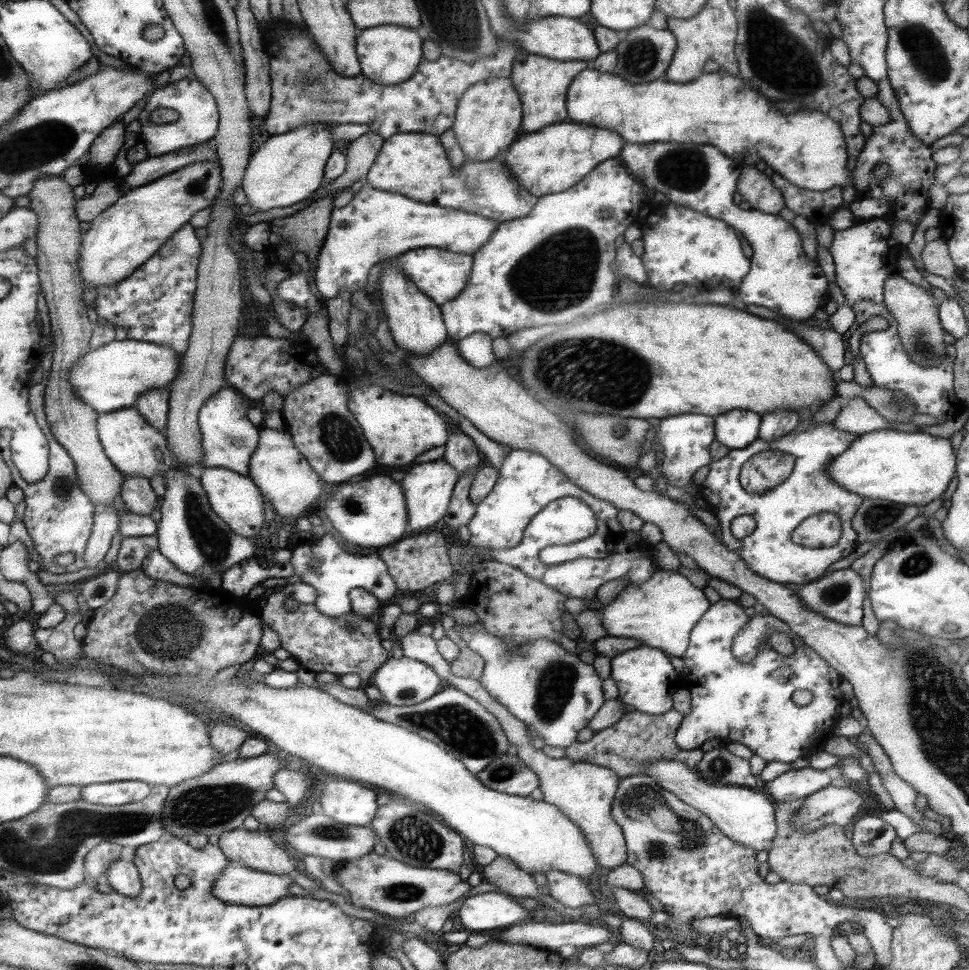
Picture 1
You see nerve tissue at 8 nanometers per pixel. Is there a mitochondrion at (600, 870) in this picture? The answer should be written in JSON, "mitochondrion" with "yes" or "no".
{"mitochondrion":"no"}

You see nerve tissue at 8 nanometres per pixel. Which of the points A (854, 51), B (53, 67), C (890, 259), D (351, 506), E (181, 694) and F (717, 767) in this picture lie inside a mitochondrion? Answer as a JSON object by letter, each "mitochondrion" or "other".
{"A":"other","B":"other","C":"other","D":"mitochondrion","E":"other","F":"mitochondrion"}

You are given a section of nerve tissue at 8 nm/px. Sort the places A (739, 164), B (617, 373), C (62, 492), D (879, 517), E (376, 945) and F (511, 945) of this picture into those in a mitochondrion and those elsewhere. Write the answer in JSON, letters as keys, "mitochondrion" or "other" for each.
{"A":"other","B":"mitochondrion","C":"mitochondrion","D":"mitochondrion","E":"other","F":"other"}

